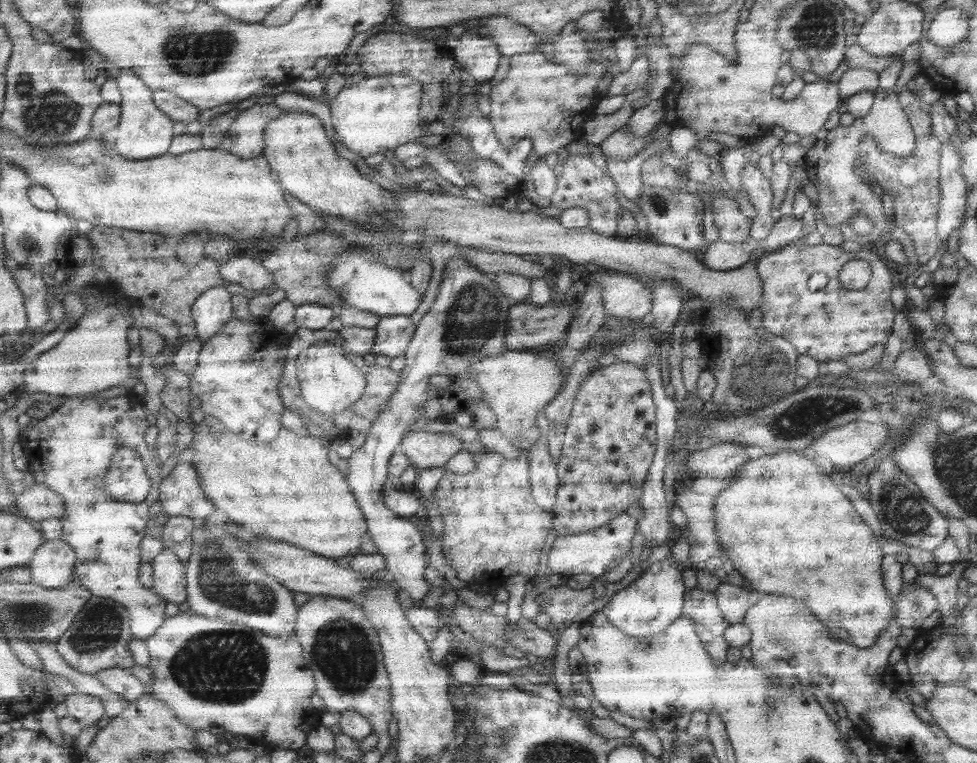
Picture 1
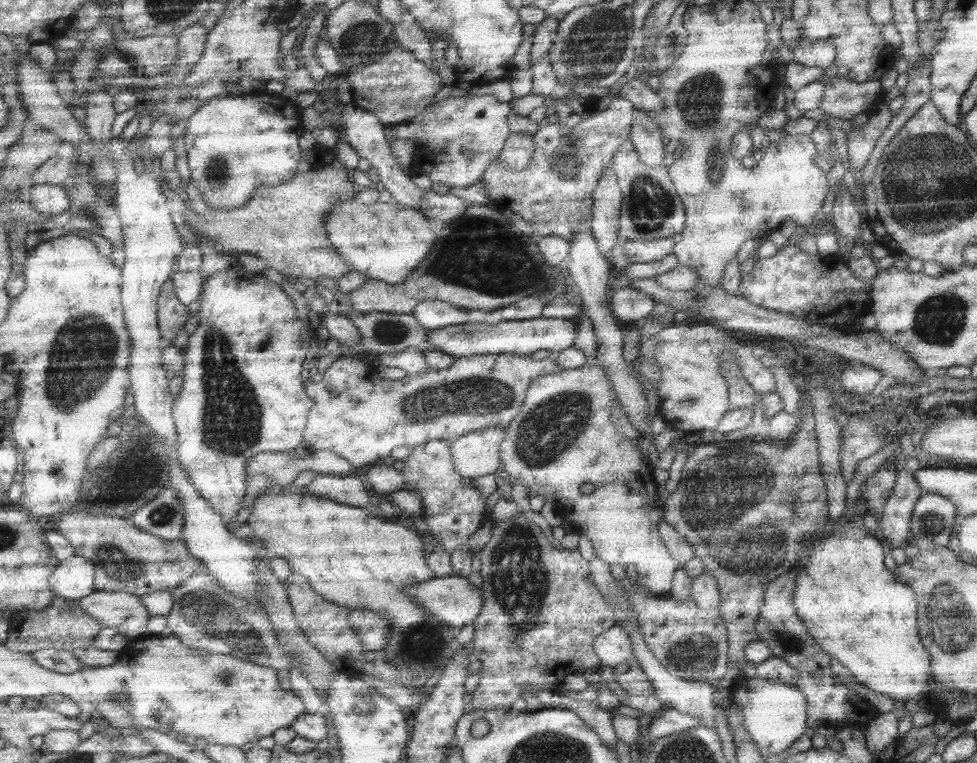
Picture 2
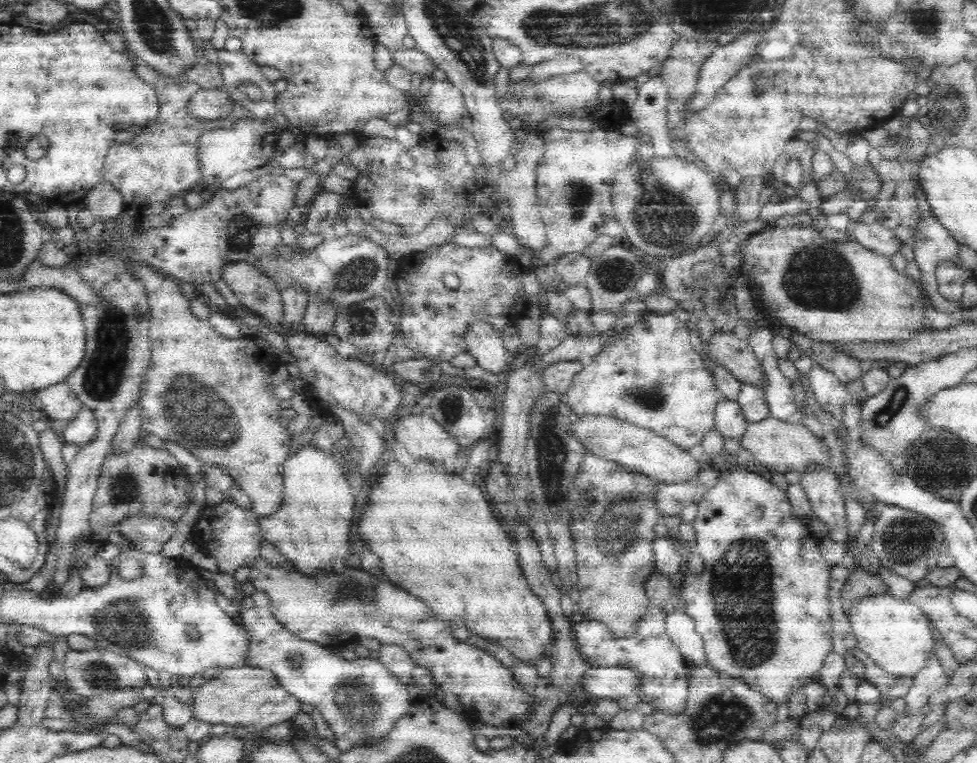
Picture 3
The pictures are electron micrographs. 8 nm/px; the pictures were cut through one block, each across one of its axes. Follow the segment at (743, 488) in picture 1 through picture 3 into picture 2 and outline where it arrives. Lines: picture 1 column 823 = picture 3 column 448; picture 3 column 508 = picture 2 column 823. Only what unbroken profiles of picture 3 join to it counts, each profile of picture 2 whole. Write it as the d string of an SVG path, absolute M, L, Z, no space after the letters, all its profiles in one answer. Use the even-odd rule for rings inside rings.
M851 526L833 528L827 538L815 540L808 548L808 554L801 559L794 584L793 604L798 619L803 623L819 649L841 664L855 682L865 686L875 694L882 694L900 701L918 701L928 692L929 654L917 638L915 626L916 596L913 590L903 586L893 578L890 570L884 567L882 558L887 549L872 532Z

